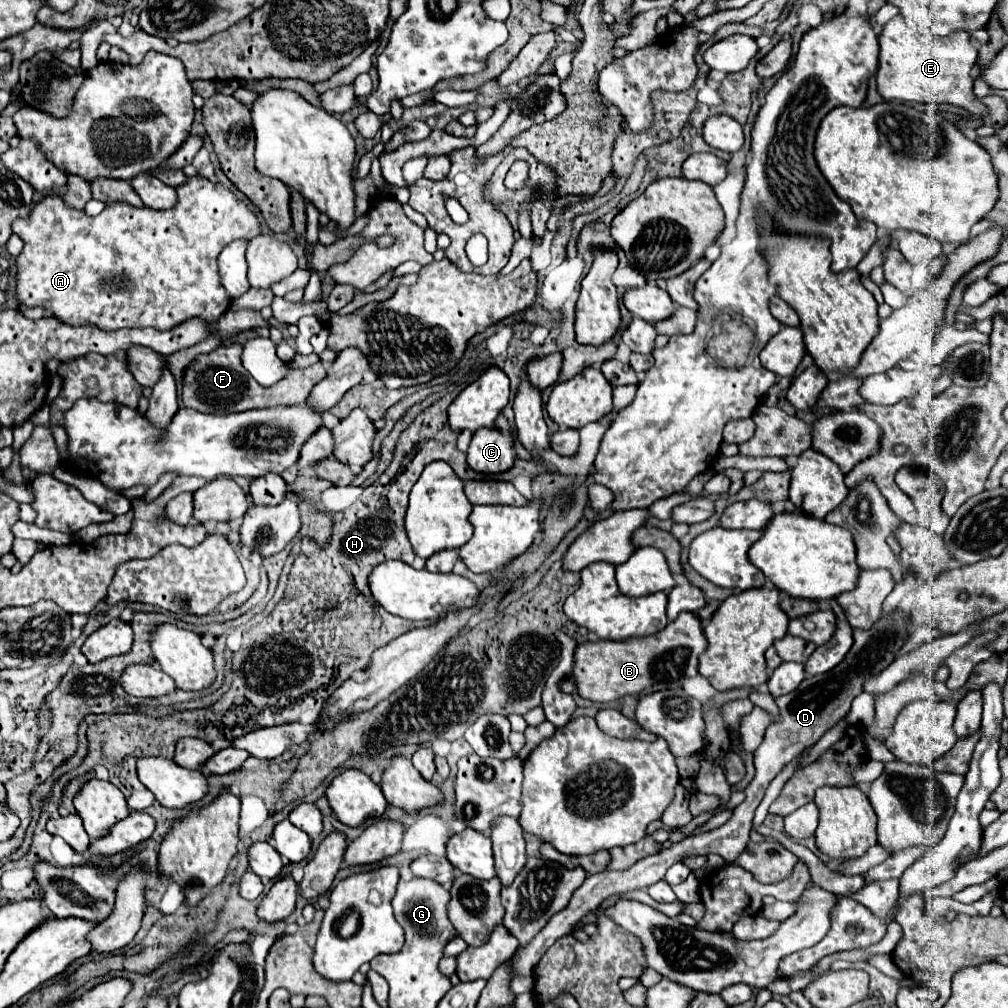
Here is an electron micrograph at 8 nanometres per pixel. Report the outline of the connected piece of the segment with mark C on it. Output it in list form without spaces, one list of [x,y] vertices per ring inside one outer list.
[[[479,429],[479,433],[473,435],[471,445],[467,449],[467,465],[483,475],[491,475],[491,473],[503,473],[507,469],[513,467],[515,461],[515,449],[513,449],[513,435],[505,435],[499,429]]]

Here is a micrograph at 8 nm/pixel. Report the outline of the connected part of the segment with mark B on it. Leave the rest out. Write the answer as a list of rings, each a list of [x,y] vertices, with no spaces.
[[[681,613],[665,629],[661,629],[661,633],[649,637],[635,637],[629,641],[603,641],[603,639],[595,643],[585,641],[575,649],[575,663],[571,673],[571,679],[575,681],[575,693],[589,701],[609,703],[625,695],[649,695],[653,691],[679,689],[685,679],[697,675],[699,655],[705,651],[705,647],[707,647],[707,639],[703,635],[703,625],[693,613]]]

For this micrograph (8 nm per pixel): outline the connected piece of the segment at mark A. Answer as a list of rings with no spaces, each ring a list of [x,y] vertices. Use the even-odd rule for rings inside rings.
[[[191,177],[187,185],[177,187],[177,195],[179,195],[179,203],[167,211],[155,211],[149,207],[137,209],[137,207],[131,207],[127,203],[113,203],[113,205],[107,205],[105,211],[97,217],[89,217],[89,215],[85,215],[85,211],[79,211],[79,209],[67,209],[63,197],[57,193],[45,195],[39,203],[35,203],[29,217],[17,219],[11,225],[13,233],[19,235],[25,243],[21,255],[17,257],[17,297],[19,297],[19,303],[25,303],[27,307],[39,305],[69,325],[89,325],[91,323],[91,325],[105,329],[105,331],[117,331],[123,327],[155,327],[155,329],[165,331],[165,329],[177,327],[181,321],[185,321],[189,317],[201,317],[201,321],[205,321],[205,317],[221,317],[221,313],[225,313],[229,309],[231,297],[225,293],[225,289],[221,285],[221,279],[217,273],[217,257],[223,251],[223,247],[227,247],[231,241],[257,237],[261,231],[261,223],[255,217],[255,213],[231,189],[227,189],[223,185],[215,185],[207,179]]]

